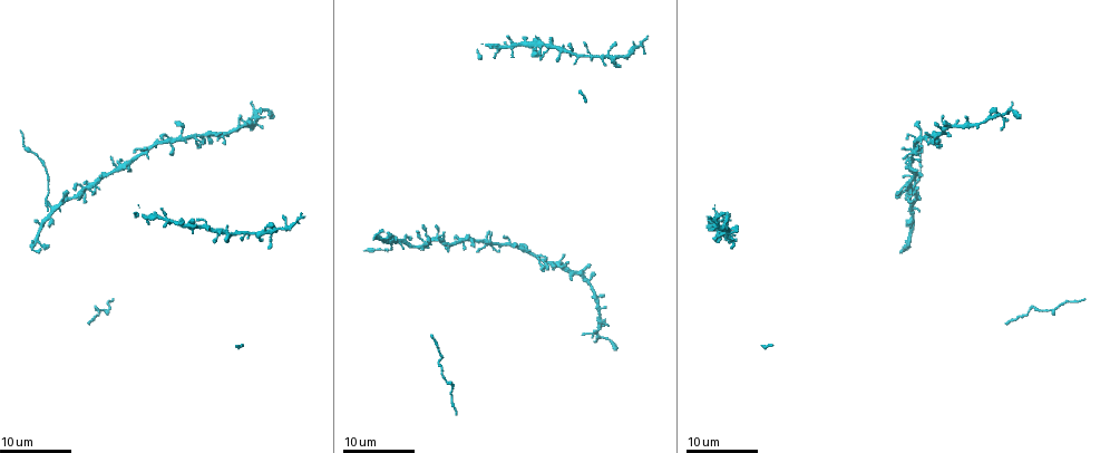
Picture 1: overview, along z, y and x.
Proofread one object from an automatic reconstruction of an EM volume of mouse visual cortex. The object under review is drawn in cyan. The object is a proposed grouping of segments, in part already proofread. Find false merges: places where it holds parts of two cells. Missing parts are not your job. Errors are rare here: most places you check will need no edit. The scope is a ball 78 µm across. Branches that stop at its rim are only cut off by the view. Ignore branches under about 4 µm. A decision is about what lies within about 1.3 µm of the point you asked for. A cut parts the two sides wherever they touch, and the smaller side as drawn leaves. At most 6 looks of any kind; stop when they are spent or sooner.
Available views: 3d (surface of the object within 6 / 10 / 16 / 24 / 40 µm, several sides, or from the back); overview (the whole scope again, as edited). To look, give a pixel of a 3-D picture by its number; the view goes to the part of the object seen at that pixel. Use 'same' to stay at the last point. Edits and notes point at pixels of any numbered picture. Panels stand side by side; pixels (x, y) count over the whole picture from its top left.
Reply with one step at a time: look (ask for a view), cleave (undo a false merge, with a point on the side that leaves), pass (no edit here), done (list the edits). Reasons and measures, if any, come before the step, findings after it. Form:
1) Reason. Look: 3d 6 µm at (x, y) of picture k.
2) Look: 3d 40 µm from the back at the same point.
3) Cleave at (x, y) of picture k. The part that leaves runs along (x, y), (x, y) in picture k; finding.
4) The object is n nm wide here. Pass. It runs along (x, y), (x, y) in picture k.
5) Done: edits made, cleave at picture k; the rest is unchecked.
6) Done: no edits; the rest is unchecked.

Two arms at a narrow angle. Look: 3d 24 µm at (90, 184) of picture 1.

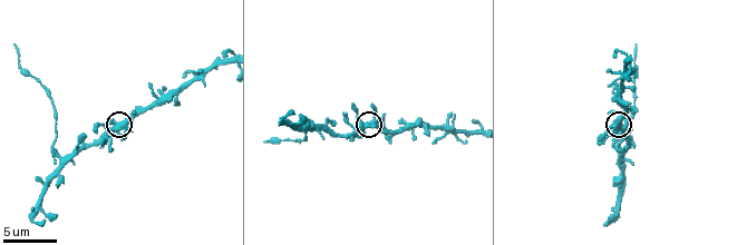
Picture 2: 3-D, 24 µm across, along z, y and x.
Look: 3d 10 µm at (119, 125) of picture 2.

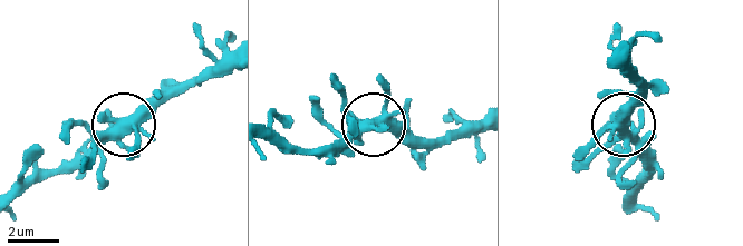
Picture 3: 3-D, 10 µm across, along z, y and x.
The object is 410 nm wide here. Pass. It runs along (380, 74), (385, 104), (379, 120), (417, 153) in picture 3; all the same cell.

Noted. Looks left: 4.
Sudden change in width. Look: 3d 24 µm at (639, 46) of picture 1.

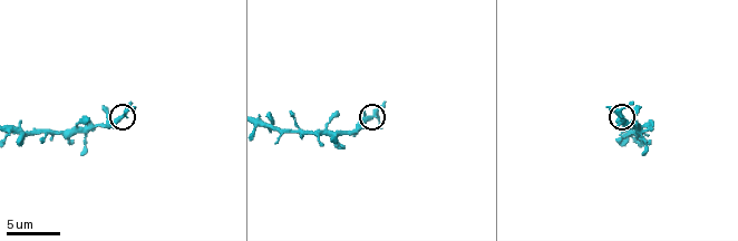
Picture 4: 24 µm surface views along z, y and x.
Look: 3d 10 µm at (621, 116) of picture 4.

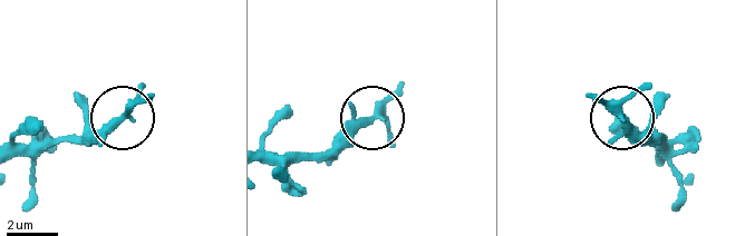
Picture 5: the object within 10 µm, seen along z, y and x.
Other side. Look: 3d 10 µm from the back at (621, 117) of picture 5.

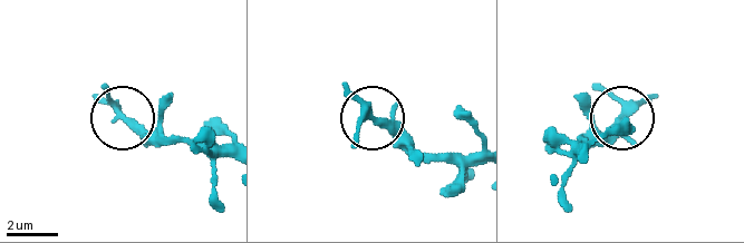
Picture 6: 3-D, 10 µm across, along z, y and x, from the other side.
3 arms meet here. Pass. All the same cell.

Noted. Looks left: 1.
Looks like a crossing. Look: 3d 16 µm at (83, 133) of picture 4.

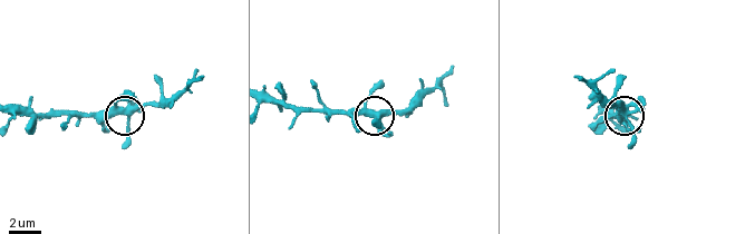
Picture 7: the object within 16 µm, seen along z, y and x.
4 arms meet here. Pass. It runs along (269, 98), (321, 110), (407, 115) in picture 7; one cell here.

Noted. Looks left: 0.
Done: no edits; the rest is unchecked.

